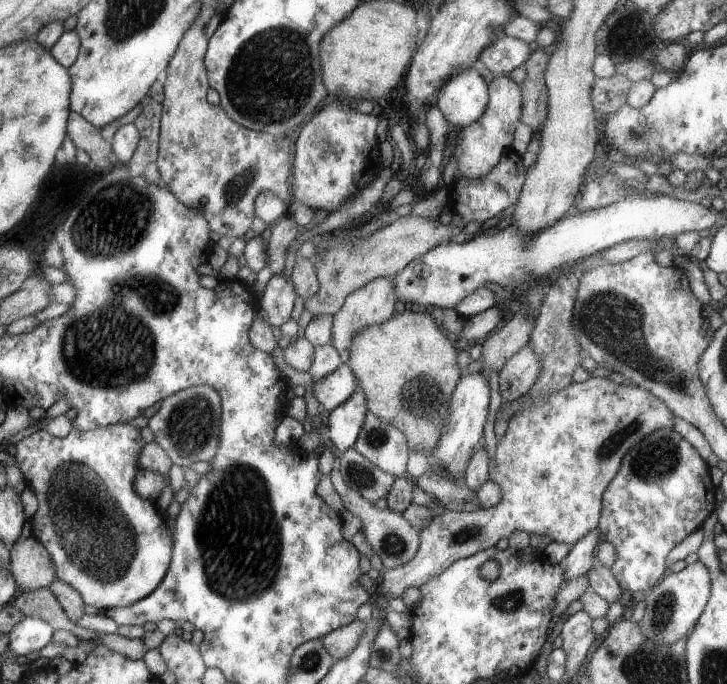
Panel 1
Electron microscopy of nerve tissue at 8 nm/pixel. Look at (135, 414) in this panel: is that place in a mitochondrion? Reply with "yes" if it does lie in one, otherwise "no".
no

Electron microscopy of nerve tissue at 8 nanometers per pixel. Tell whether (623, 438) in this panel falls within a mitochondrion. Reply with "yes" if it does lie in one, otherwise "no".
yes

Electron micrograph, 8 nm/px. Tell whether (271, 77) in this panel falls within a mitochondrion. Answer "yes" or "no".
yes

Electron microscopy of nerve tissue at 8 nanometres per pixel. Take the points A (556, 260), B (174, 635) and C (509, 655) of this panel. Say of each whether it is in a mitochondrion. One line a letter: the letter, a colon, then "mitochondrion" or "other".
A: other
B: other
C: other

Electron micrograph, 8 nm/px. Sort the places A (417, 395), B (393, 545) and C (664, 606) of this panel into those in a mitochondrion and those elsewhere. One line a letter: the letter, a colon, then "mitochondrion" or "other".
A: mitochondrion
B: mitochondrion
C: mitochondrion

